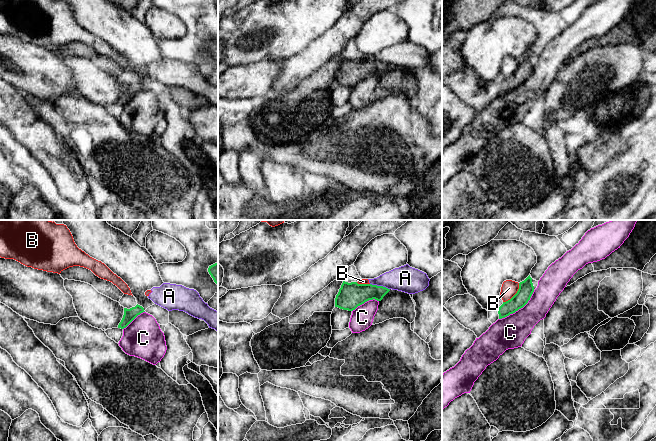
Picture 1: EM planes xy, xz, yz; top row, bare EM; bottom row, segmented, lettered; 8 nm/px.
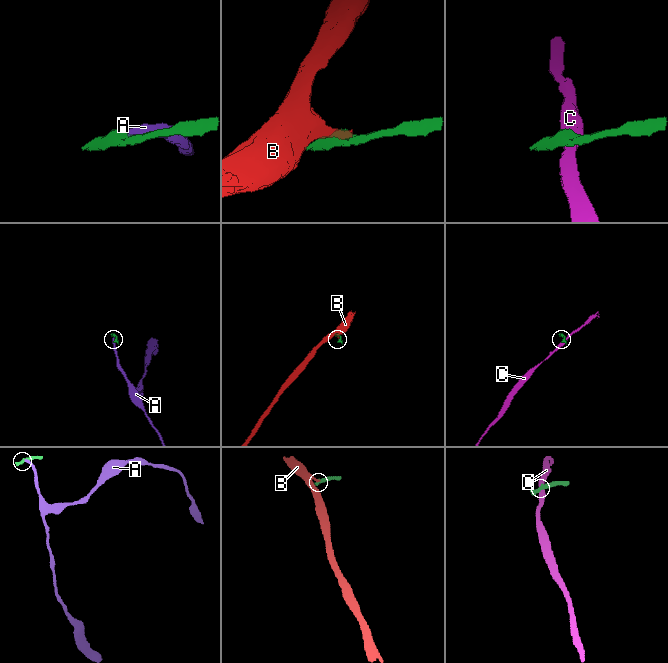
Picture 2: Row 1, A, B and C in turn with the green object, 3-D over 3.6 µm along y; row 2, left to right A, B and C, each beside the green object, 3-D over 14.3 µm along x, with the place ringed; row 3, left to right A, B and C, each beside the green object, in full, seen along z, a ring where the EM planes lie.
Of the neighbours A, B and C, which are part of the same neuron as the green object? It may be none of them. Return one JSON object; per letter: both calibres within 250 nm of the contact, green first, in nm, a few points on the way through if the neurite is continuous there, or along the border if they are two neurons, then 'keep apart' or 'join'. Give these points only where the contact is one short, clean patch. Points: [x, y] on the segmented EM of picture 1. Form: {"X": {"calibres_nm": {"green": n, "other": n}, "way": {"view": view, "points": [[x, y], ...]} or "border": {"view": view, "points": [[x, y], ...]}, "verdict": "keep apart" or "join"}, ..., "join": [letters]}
{"A": {"calibres_nm": {"green": 200, "other": 200}, "border": {"view": "xz", "points": [[370, 283], [382, 285], [389, 289]]}, "verdict": "keep apart"}, "B": {"calibres_nm": {"green": 120, "other": 130}, "border": {"view": "yz", "points": [[519, 283], [518, 290], [503, 302]]}, "verdict": "keep apart"}, "C": {"calibres_nm": {"green": 120, "other": 260}, "verdict": "keep apart"}, "join": []}

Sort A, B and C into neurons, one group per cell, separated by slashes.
A B / C

